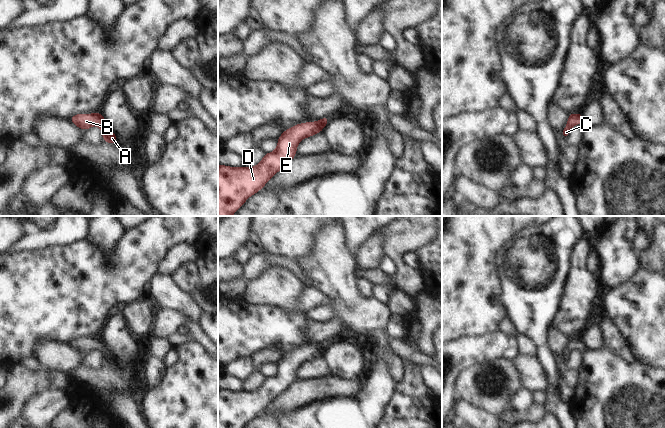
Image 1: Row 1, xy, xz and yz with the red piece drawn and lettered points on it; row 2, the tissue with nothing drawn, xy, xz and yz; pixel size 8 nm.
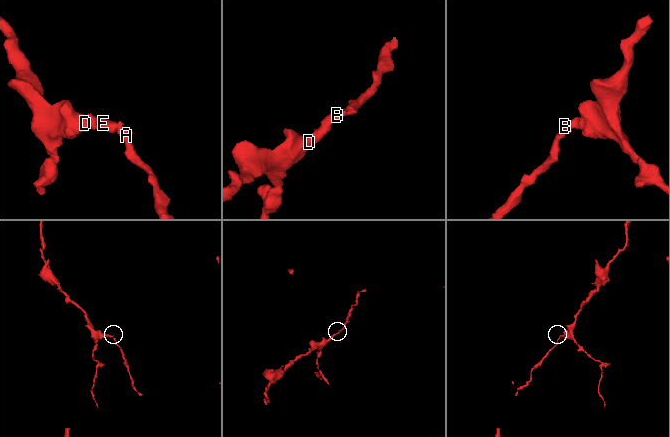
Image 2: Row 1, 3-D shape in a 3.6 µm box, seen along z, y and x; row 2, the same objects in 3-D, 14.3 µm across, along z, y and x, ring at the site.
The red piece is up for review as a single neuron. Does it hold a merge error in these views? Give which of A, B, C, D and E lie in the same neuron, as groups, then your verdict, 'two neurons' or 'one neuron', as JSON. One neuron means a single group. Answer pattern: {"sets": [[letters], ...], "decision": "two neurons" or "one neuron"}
{"sets": [["A", "B", "C", "D", "E"]], "decision": "one neuron"}

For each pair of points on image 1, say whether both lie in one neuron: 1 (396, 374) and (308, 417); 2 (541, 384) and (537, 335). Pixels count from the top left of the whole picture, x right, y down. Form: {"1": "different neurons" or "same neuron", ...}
{"1": "different neurons", "2": "different neurons"}

